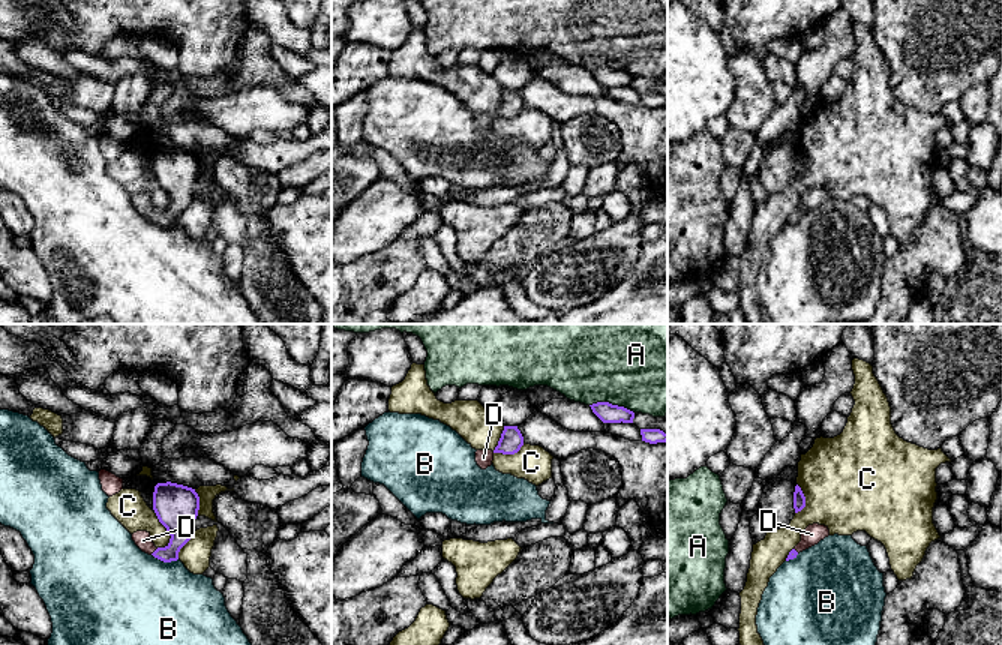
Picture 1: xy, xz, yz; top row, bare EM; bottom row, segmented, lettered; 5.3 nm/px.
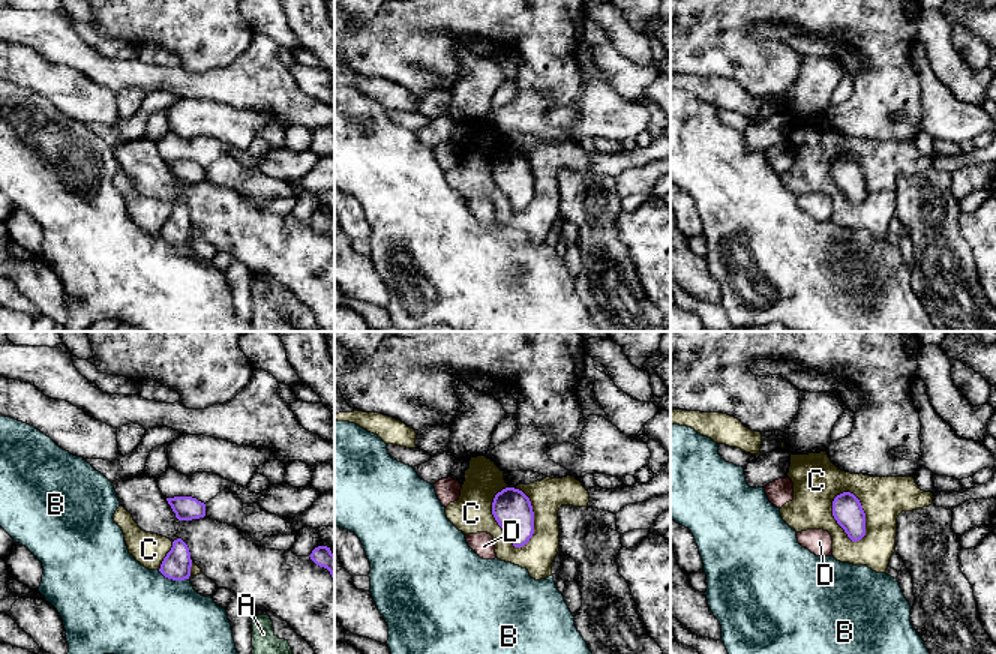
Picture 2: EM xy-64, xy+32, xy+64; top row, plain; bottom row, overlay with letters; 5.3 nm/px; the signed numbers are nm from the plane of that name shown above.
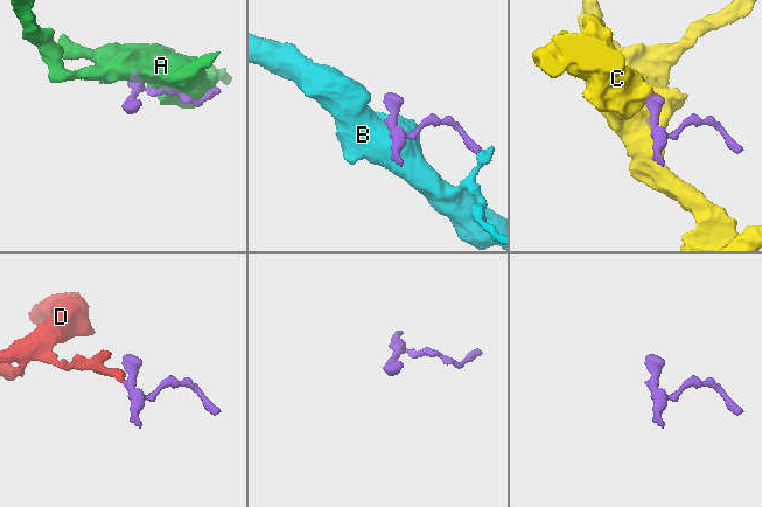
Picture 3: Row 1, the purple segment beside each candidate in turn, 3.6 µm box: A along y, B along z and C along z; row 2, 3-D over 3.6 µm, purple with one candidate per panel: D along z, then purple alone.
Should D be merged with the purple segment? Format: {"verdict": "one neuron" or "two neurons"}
{"verdict": "one neuron"}

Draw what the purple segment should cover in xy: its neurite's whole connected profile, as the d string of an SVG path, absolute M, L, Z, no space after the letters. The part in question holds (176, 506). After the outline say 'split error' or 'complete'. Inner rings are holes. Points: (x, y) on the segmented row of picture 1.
M158 483L153 492L153 510L171 538L165 548L156 548L150 532L132 534L135 544L154 558L171 562L178 560L180 549L192 538L200 510L195 489L177 483Z; split error

